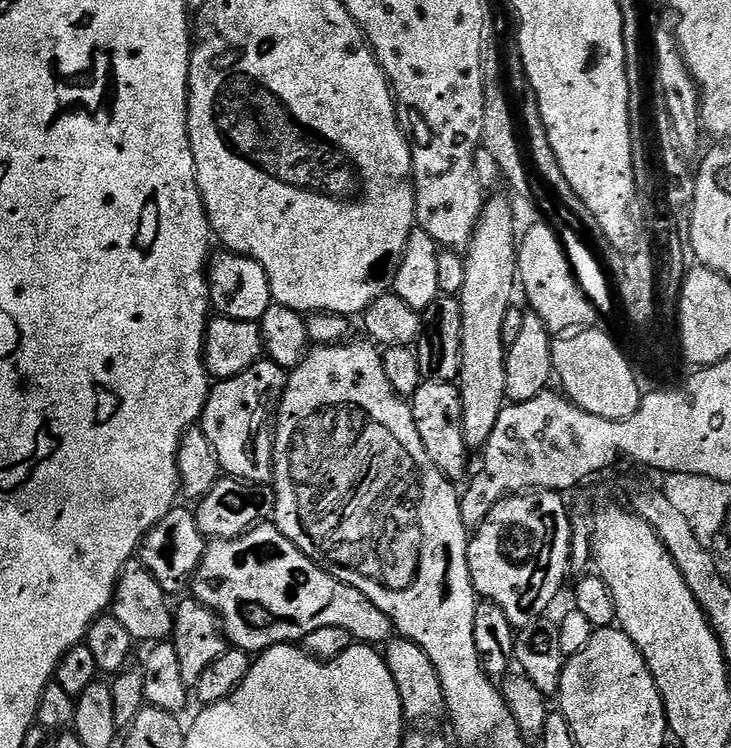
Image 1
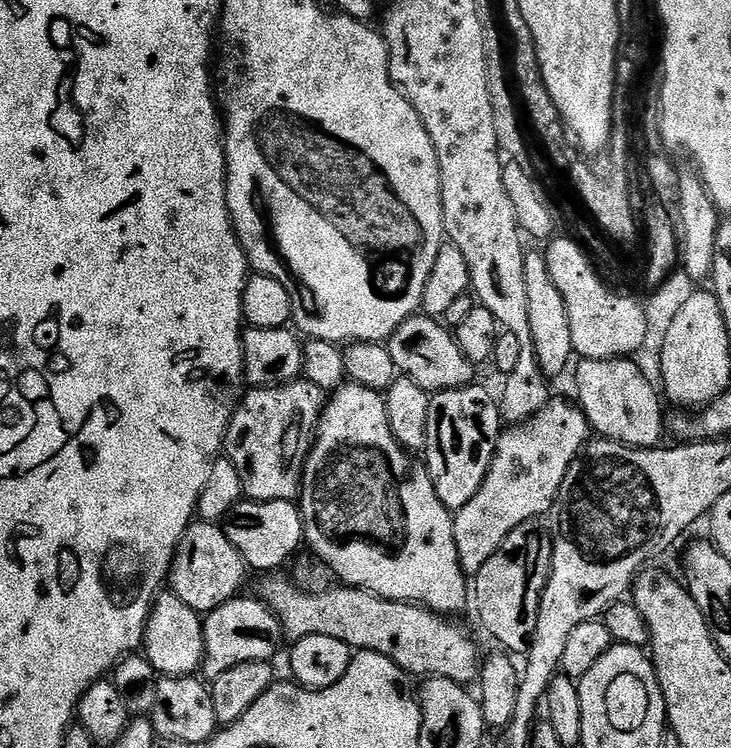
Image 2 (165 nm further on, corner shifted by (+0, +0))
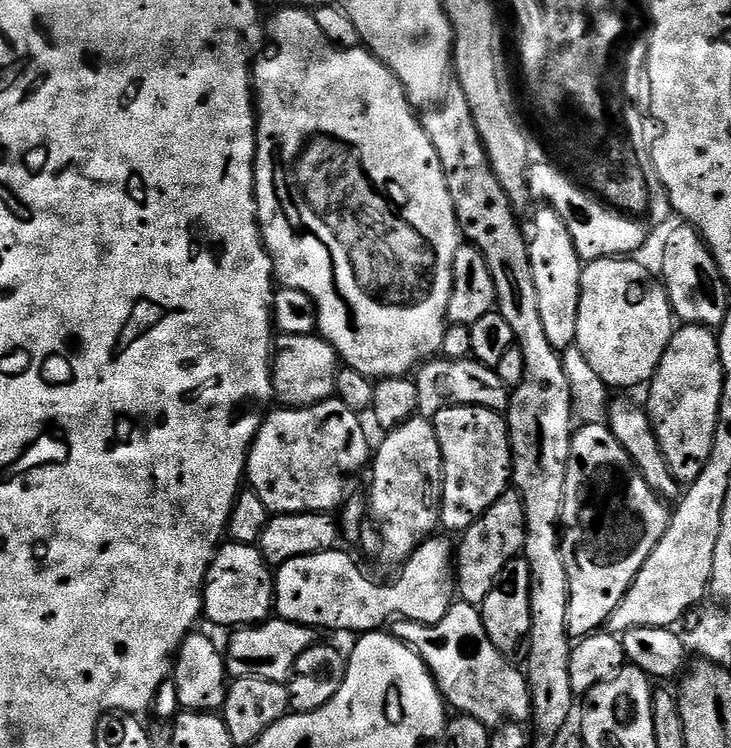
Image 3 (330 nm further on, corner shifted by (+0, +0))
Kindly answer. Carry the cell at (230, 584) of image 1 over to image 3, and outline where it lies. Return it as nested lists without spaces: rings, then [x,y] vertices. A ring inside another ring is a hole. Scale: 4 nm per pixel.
[[[456,602],[440,622],[423,624],[414,620],[397,619],[394,627],[395,636],[403,644],[409,644],[424,659],[445,701],[451,707],[453,704],[457,713],[473,716],[478,722],[489,726],[499,726],[505,722],[524,722],[531,717],[532,694],[528,691],[528,677],[521,669],[519,672],[516,669],[519,667],[496,649],[494,642],[490,642],[490,634],[486,634],[484,617],[477,605]]]

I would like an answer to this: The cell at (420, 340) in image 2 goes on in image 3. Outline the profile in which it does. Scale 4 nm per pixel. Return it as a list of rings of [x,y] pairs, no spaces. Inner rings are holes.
[[[438,356],[425,361],[415,375],[419,394],[419,415],[433,419],[442,409],[458,404],[482,405],[501,414],[507,413],[511,400],[511,389],[505,386],[495,369],[478,363],[474,358],[450,359]]]

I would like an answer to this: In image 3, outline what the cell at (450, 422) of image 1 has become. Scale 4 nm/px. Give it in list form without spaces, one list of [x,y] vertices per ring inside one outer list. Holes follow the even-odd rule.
[[[458,404],[442,409],[434,417],[436,437],[442,454],[442,470],[444,471],[444,489],[440,503],[440,522],[449,533],[463,534],[504,492],[509,491],[512,484],[512,443],[508,437],[508,422],[501,413],[482,405]]]

